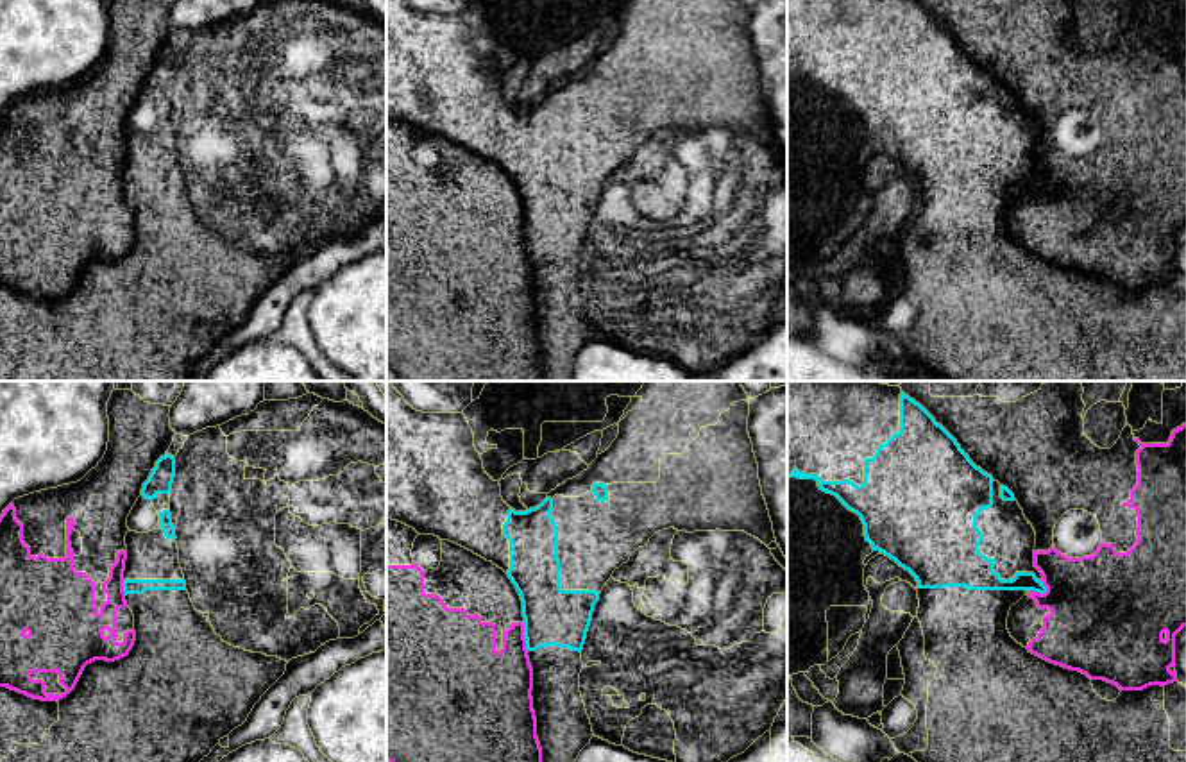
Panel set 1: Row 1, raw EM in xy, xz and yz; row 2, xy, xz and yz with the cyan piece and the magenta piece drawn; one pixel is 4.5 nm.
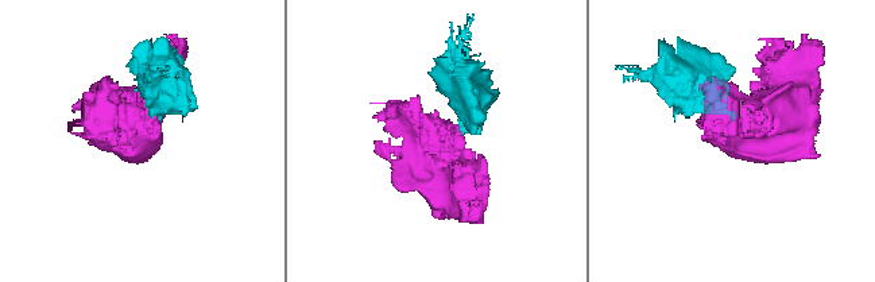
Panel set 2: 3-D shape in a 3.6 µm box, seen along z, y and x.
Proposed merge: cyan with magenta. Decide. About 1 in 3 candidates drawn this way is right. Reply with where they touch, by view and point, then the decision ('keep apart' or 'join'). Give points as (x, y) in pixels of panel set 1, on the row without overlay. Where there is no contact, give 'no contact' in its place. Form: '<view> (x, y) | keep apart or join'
xz (525, 235) | keep apart

